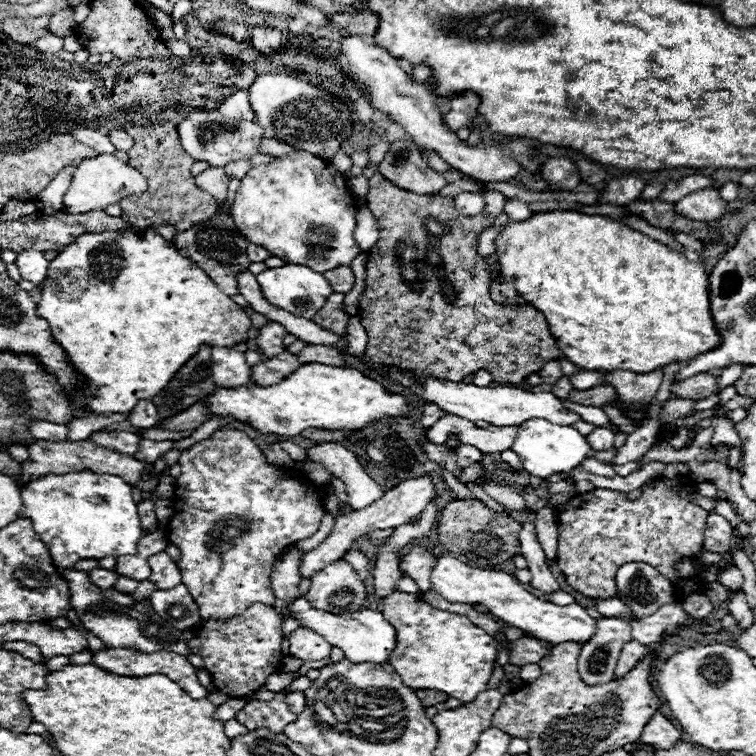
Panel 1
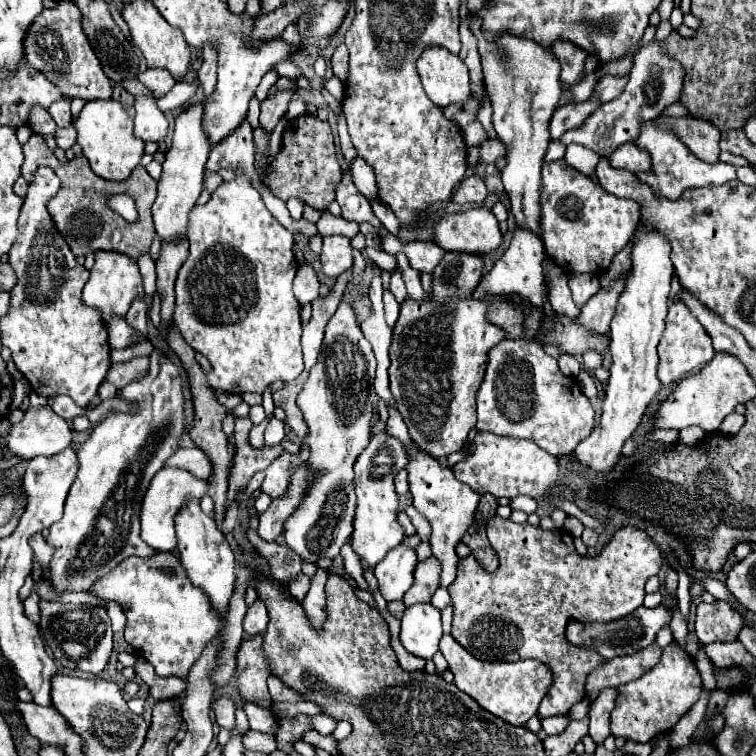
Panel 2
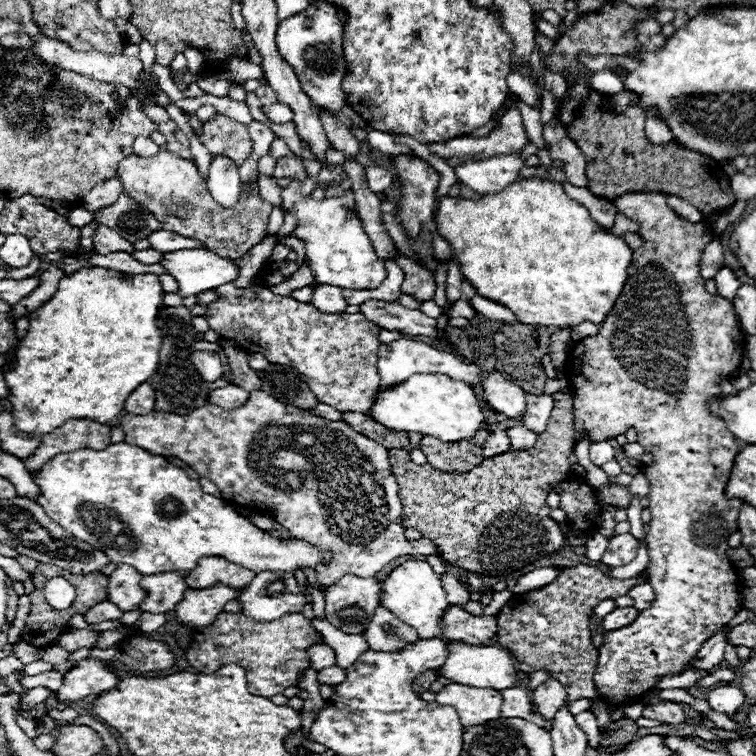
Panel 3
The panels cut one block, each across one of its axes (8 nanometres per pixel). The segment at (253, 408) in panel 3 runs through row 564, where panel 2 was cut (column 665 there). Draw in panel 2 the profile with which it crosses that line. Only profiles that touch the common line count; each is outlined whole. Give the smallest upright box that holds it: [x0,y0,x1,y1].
[658,300,714,384]

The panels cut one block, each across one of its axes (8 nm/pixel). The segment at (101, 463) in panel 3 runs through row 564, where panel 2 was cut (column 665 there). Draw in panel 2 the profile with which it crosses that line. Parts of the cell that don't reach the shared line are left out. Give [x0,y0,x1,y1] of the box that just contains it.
[574,122,736,474]

